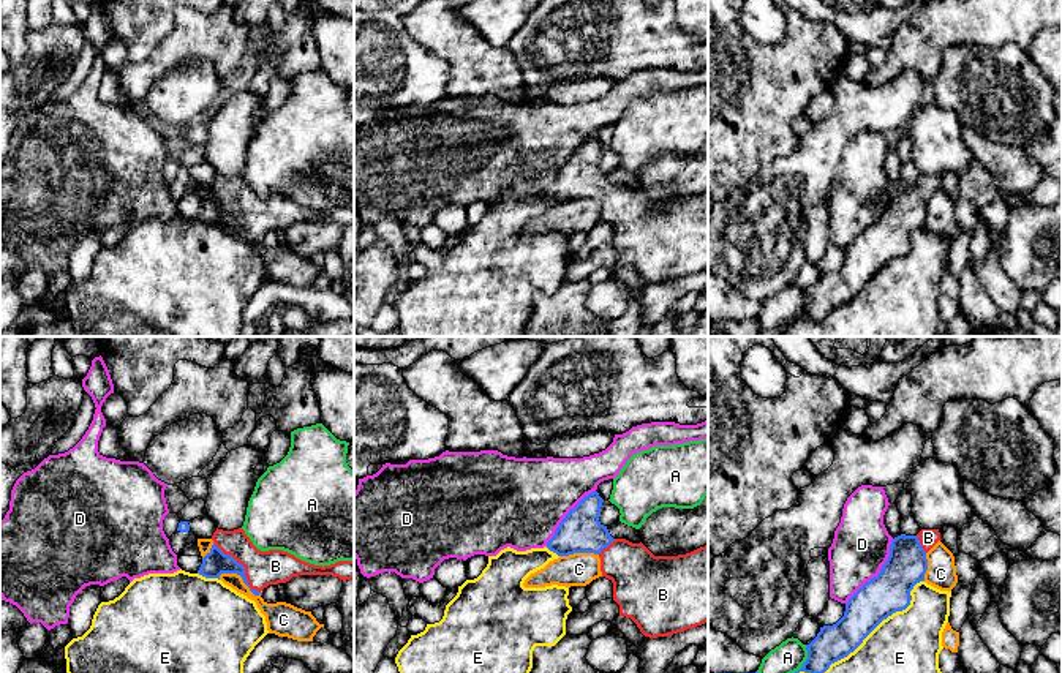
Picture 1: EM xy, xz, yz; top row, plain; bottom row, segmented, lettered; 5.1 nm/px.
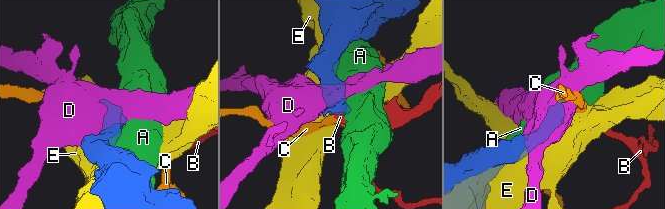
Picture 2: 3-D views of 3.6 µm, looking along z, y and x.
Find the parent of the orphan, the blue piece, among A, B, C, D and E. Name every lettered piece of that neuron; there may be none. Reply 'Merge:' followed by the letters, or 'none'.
Merge: B

